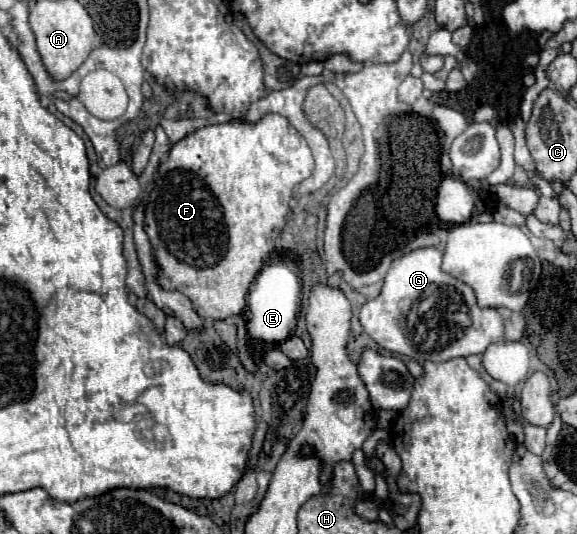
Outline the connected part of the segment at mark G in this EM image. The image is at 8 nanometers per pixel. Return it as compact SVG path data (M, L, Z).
M437 246L417 248L411 250L405 256L399 256L393 260L383 290L377 298L369 300L359 314L359 320L365 328L365 332L385 350L401 356L409 356L417 360L419 364L431 360L431 362L447 362L457 356L471 356L471 354L483 354L485 348L491 342L499 342L503 338L503 318L497 312L497 308L479 308L475 300L475 292L469 284L463 284L461 280L455 280L455 276L447 276L441 268L443 262L443 250Z

